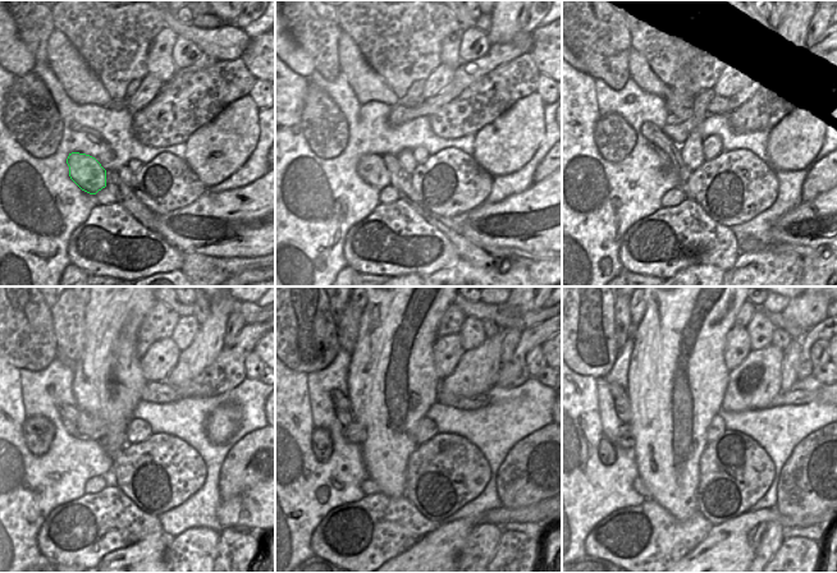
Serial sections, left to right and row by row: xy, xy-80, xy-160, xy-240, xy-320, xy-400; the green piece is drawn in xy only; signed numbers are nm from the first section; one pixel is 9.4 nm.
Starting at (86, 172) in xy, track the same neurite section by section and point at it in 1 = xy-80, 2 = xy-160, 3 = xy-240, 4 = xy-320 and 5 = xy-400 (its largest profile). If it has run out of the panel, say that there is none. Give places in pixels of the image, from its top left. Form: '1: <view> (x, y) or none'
1: xy-80 (371, 169)
2: xy-160 (664, 161)
3: xy-240 (71, 427)
4: xy-320 (344, 417)
5: xy-400 (622, 407)

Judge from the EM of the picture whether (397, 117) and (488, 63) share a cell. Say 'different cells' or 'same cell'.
same cell

